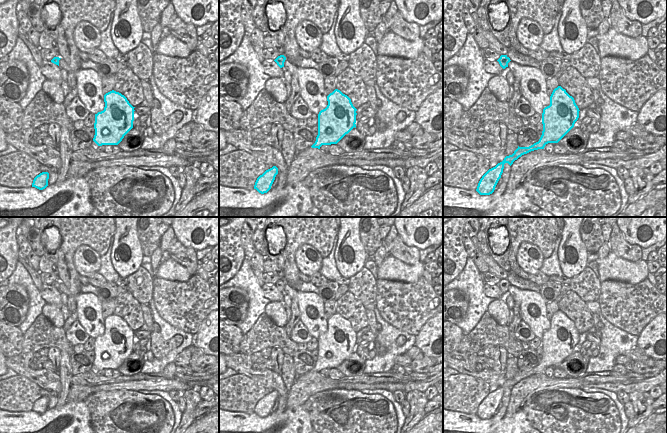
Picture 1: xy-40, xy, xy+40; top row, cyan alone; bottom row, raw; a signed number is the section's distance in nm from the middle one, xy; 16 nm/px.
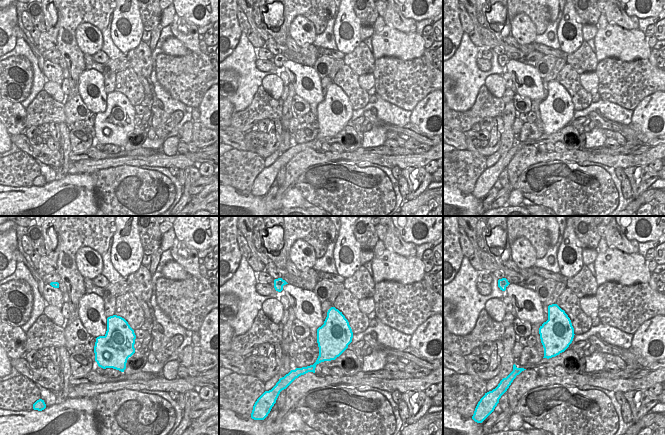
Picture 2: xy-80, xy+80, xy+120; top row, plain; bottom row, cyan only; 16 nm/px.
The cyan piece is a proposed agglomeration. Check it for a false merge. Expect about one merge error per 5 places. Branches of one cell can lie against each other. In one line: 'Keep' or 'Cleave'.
Keep.

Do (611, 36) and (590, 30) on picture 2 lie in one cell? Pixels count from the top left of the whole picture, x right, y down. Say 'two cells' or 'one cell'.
two cells

